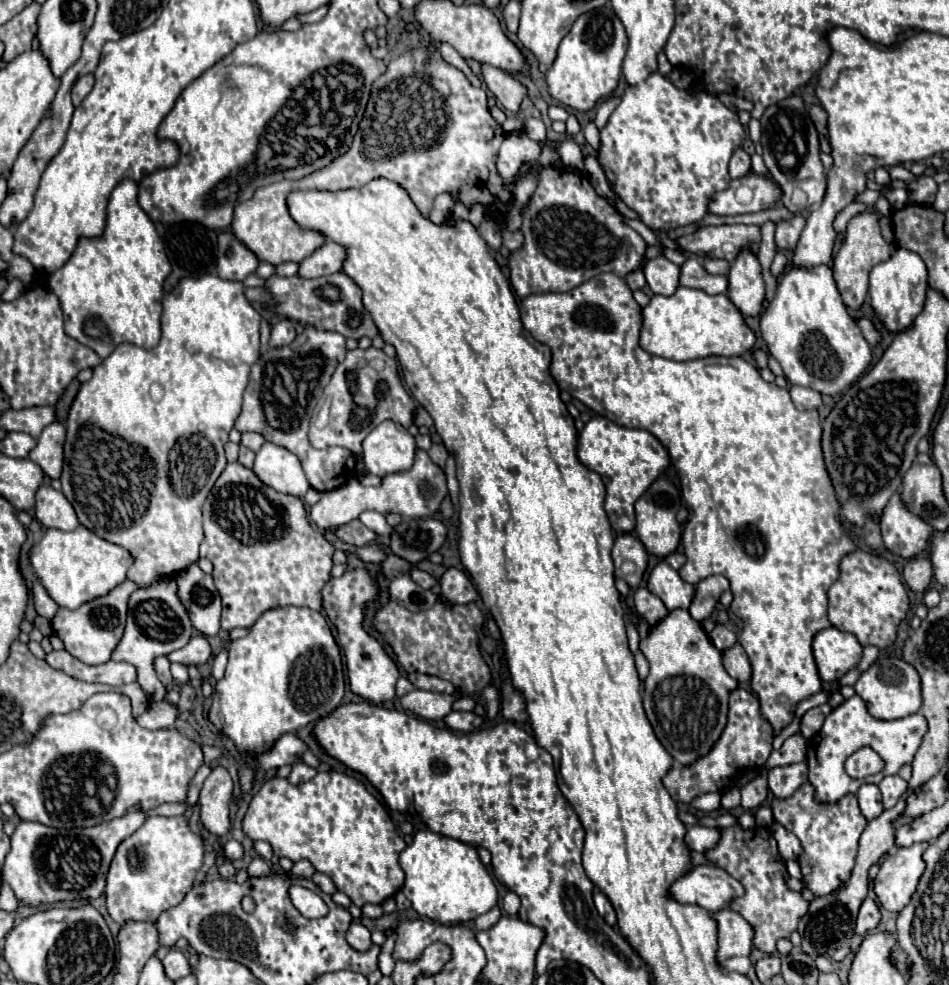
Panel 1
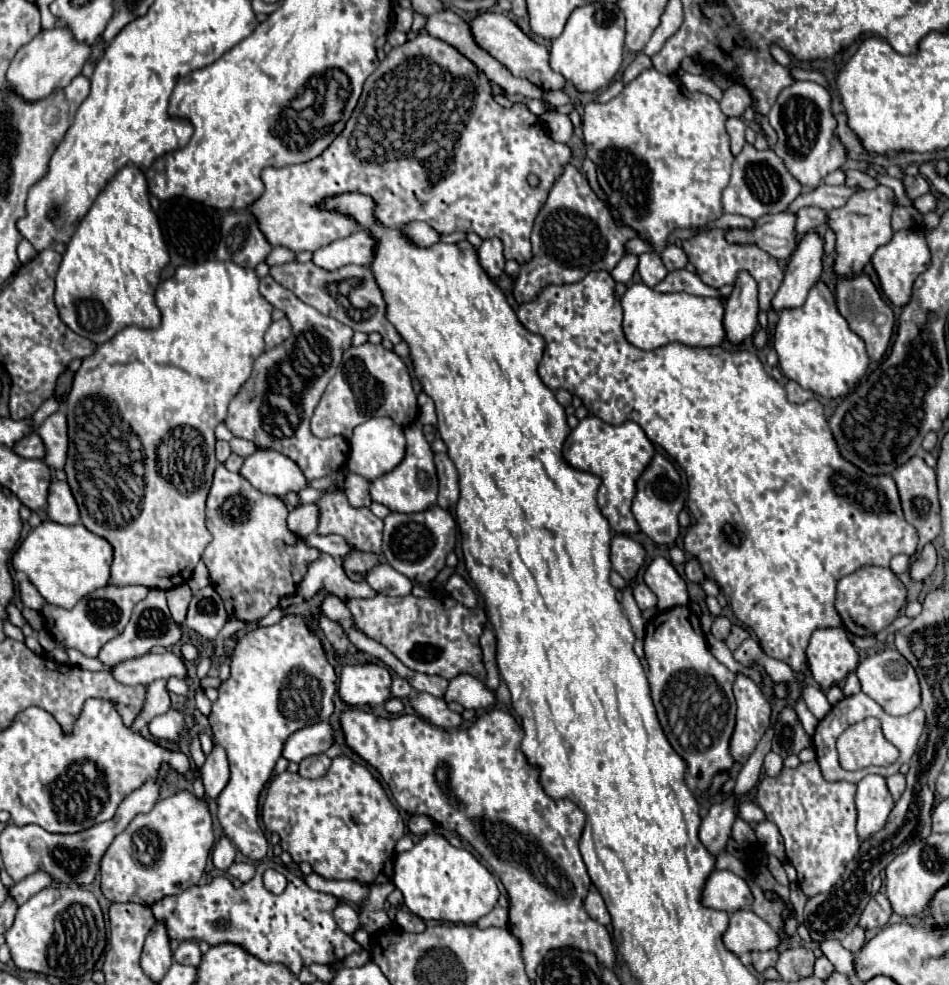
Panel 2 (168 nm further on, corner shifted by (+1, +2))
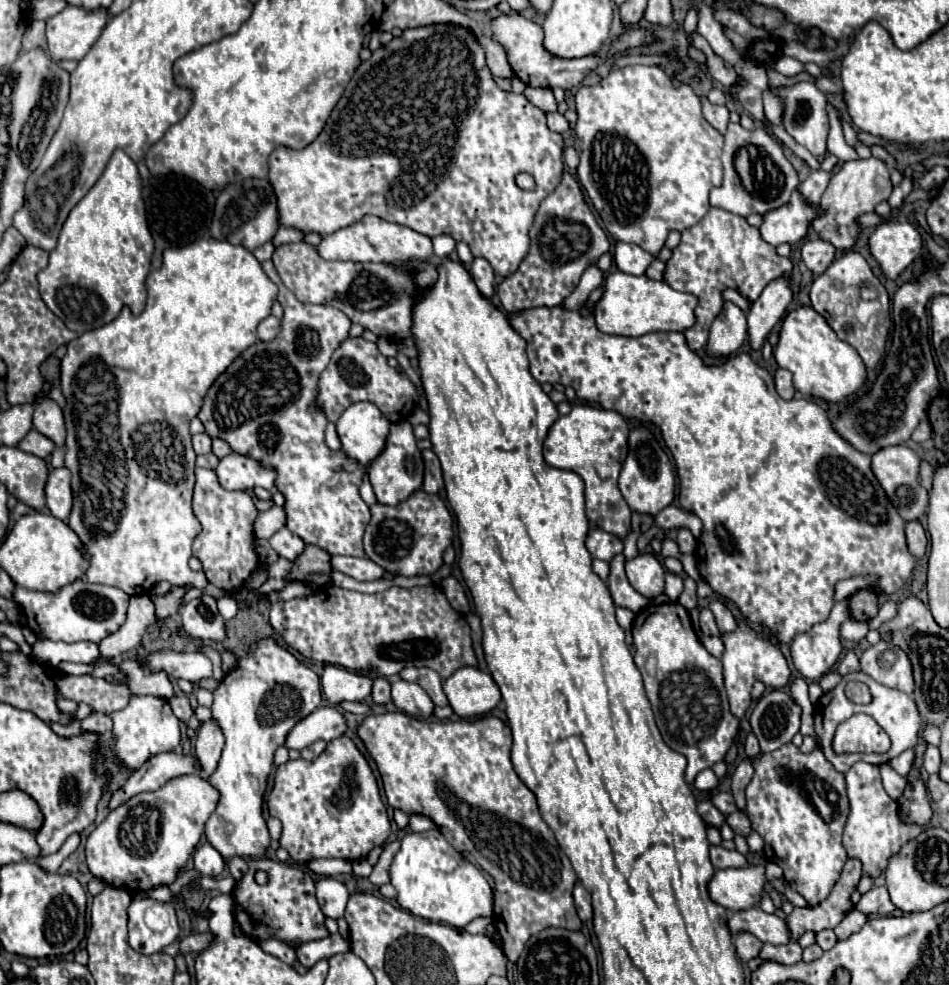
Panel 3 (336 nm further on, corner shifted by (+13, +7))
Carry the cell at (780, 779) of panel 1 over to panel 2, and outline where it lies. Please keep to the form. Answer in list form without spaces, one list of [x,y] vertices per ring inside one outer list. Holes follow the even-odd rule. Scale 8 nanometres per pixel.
[[[769,752],[769,754],[765,756],[763,768],[765,768],[765,774],[767,774],[767,776],[775,776],[775,774],[779,774],[779,770],[783,768],[783,758],[781,758],[779,754],[775,754],[775,752]]]

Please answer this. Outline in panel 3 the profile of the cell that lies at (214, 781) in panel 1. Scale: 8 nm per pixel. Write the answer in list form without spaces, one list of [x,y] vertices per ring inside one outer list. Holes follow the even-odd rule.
[[[213,721],[201,723],[201,727],[197,729],[195,753],[197,753],[197,761],[199,761],[199,775],[203,779],[209,779],[211,773],[217,769],[223,743],[225,743],[223,733],[219,731],[219,727]]]

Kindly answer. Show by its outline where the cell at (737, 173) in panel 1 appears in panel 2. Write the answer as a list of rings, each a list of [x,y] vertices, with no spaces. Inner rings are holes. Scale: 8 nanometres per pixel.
[[[727,118],[727,134],[731,136],[731,152],[739,154],[745,146],[745,122],[741,118]]]

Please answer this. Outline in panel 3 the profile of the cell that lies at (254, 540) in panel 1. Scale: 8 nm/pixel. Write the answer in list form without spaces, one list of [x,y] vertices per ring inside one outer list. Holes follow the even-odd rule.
[[[195,469],[197,483],[193,493],[193,513],[201,523],[201,533],[193,541],[193,555],[201,561],[207,581],[227,595],[241,591],[245,581],[259,569],[261,559],[255,551],[253,523],[259,515],[249,491],[227,491],[219,485],[213,469]]]

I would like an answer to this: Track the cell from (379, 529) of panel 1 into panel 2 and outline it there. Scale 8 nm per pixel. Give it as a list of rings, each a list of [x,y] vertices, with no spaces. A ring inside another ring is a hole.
[[[349,474],[345,478],[345,494],[347,494],[351,506],[369,506],[371,504],[369,482],[359,474]]]

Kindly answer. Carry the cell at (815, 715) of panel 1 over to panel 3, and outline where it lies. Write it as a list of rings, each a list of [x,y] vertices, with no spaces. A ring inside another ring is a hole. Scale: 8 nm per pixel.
[[[829,671],[827,675],[823,675],[823,677],[821,677],[819,687],[821,687],[821,689],[827,693],[827,691],[831,691],[831,689],[833,689],[833,687],[835,687],[839,681],[841,681],[841,675],[839,675],[837,671]]]

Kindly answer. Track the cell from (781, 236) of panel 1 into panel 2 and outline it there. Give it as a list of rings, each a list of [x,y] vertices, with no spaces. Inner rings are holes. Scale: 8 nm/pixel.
[[[805,206],[805,208],[801,208],[797,212],[797,226],[795,226],[795,230],[797,230],[799,236],[803,236],[803,234],[815,230],[817,226],[821,226],[825,222],[825,218],[827,218],[827,212],[823,208]]]

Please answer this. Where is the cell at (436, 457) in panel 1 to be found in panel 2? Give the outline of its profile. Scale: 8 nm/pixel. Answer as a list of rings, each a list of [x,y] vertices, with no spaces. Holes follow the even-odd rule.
[[[435,454],[434,462],[439,474],[439,496],[437,504],[449,508],[459,500],[459,484],[457,484],[457,468],[447,454]]]

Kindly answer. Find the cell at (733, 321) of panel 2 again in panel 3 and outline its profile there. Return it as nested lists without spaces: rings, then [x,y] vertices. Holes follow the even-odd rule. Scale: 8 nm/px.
[[[725,301],[719,317],[715,317],[707,341],[709,355],[731,355],[747,339],[747,315],[731,301]]]

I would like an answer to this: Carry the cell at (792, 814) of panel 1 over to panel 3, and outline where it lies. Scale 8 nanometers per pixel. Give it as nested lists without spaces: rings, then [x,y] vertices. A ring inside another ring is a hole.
[[[787,743],[781,749],[765,753],[759,761],[755,761],[755,775],[745,789],[745,799],[747,799],[747,817],[751,819],[753,829],[765,841],[767,859],[777,863],[785,871],[785,881],[807,903],[815,905],[823,901],[829,895],[829,889],[837,881],[843,863],[847,859],[847,851],[843,849],[841,843],[843,825],[849,815],[845,777],[833,769],[833,765],[823,757],[821,749],[803,755],[793,743]]]

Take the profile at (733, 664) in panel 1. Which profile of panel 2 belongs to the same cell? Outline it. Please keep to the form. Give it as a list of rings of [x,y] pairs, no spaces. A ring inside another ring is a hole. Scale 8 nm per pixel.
[[[733,624],[733,628],[731,628],[731,634],[729,634],[729,638],[725,640],[725,644],[729,646],[729,650],[735,650],[743,640],[747,640],[749,638],[749,632],[743,628],[743,626],[739,626],[739,624]]]

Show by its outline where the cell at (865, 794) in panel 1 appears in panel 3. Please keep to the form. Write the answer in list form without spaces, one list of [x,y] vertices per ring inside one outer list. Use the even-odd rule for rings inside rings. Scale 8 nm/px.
[[[859,761],[845,773],[845,781],[847,781],[847,797],[851,803],[851,811],[845,823],[843,847],[847,849],[849,857],[861,859],[865,873],[879,877],[887,867],[887,859],[893,853],[897,853],[903,843],[917,837],[923,829],[917,825],[905,825],[899,821],[897,801],[893,801],[885,793],[877,765]]]

